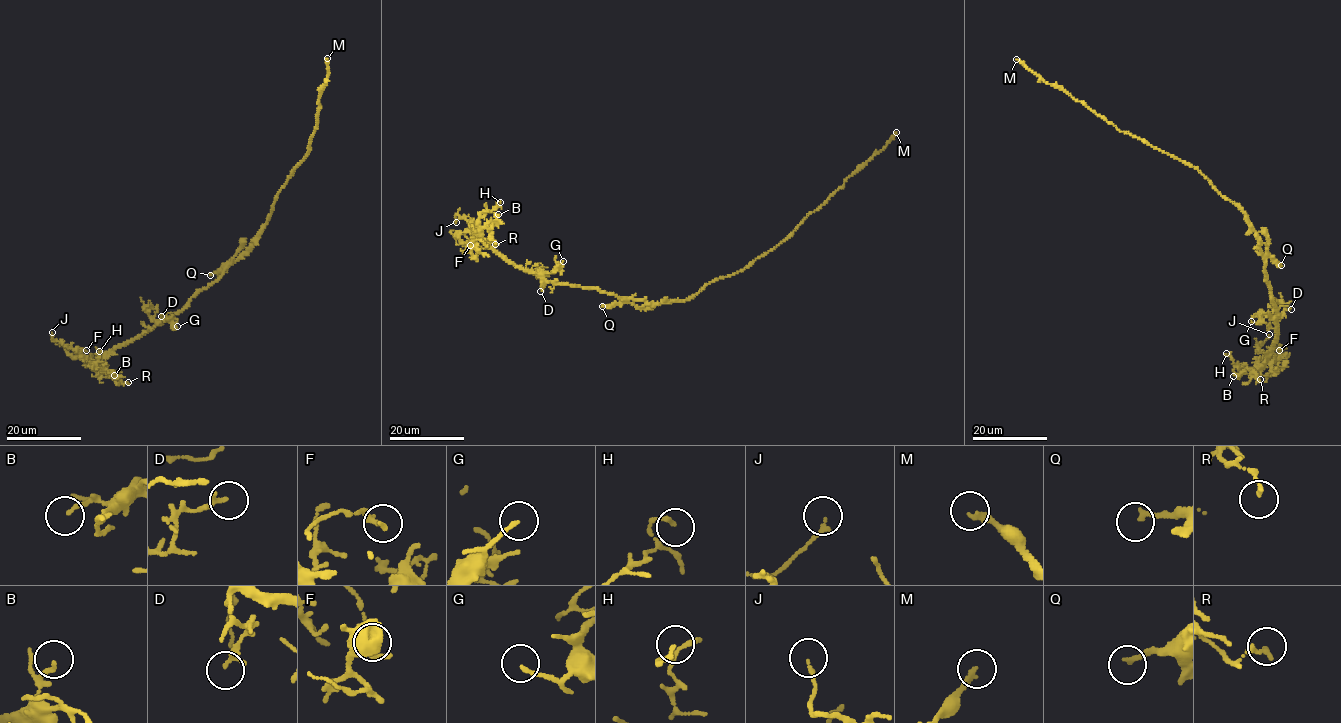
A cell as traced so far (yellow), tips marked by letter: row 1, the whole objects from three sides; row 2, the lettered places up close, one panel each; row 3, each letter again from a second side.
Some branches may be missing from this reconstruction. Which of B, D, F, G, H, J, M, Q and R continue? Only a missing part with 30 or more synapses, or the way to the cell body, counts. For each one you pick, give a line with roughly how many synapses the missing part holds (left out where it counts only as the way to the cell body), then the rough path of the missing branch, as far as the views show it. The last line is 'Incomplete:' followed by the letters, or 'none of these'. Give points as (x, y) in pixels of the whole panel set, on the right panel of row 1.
M: about 35 synapses; missing branch runs (1016, 59), (995, 47), (997, 41)
Incomplete: M

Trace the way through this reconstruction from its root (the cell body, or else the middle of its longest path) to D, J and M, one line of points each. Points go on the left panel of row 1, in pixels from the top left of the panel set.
D: (265, 226), (222, 275), (162, 322), (161, 316)
J: (265, 226), (222, 275), (200, 290), (181, 310), (97, 360), (88, 360), (77, 350), (53, 340), (52, 332)
M: (265, 226), (279, 193), (307, 153), (328, 73), (327, 58)

